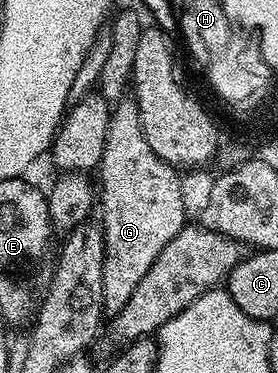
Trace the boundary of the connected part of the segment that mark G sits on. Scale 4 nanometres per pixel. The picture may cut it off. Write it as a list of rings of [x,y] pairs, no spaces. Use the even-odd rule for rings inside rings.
[[[127,95],[114,102],[109,119],[109,135],[105,139],[105,151],[97,170],[97,201],[103,204],[103,307],[108,314],[119,313],[141,279],[145,279],[153,263],[165,248],[165,243],[181,231],[187,217],[187,205],[183,202],[183,181],[178,177],[176,166],[162,161],[149,147],[149,139],[141,131],[141,115],[134,96]]]

